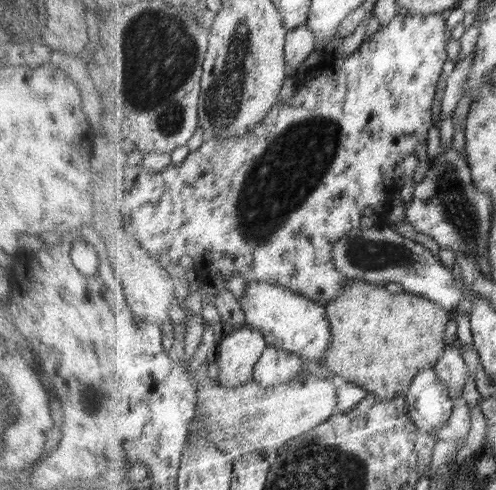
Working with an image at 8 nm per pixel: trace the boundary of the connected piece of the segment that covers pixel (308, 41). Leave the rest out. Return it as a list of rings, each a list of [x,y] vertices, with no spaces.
[[[309,25],[288,32],[285,45],[286,61],[291,70],[297,70],[316,49],[316,38]]]

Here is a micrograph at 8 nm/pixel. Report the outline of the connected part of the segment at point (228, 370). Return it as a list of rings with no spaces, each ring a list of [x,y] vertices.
[[[244,323],[222,337],[216,352],[221,374],[217,384],[225,388],[247,385],[254,379],[256,365],[261,361],[268,341],[259,328],[251,328]]]

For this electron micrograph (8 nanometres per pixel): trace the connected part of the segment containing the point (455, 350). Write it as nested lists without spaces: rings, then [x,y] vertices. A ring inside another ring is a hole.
[[[460,344],[448,345],[434,368],[437,375],[450,389],[452,399],[462,397],[470,371],[467,362],[463,359]]]

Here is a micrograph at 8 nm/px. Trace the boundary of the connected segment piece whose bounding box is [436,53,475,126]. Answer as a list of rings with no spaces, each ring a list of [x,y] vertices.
[[[475,53],[461,62],[457,61],[452,73],[445,79],[445,93],[442,96],[440,108],[436,113],[437,126],[439,121],[453,116],[453,110],[455,110],[455,106],[459,104],[459,100],[464,94],[464,84],[468,81],[468,74],[474,63],[474,56]]]

